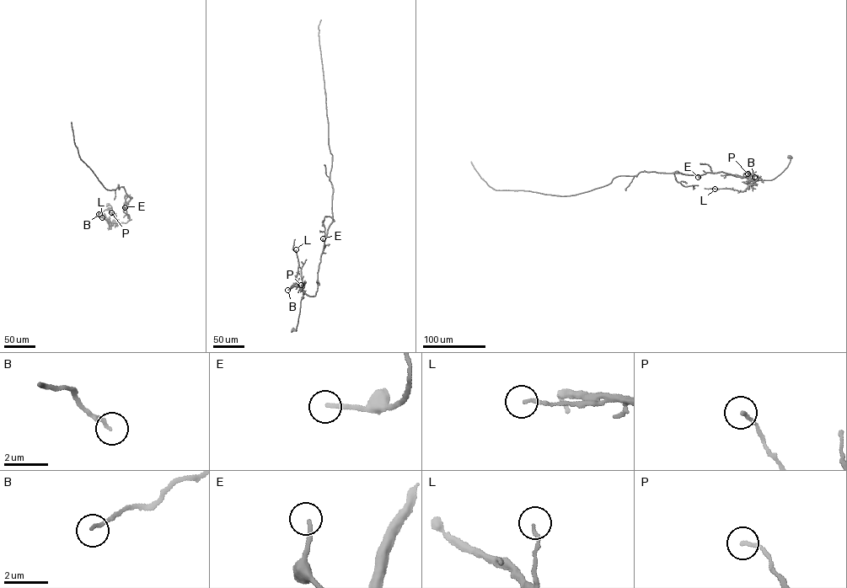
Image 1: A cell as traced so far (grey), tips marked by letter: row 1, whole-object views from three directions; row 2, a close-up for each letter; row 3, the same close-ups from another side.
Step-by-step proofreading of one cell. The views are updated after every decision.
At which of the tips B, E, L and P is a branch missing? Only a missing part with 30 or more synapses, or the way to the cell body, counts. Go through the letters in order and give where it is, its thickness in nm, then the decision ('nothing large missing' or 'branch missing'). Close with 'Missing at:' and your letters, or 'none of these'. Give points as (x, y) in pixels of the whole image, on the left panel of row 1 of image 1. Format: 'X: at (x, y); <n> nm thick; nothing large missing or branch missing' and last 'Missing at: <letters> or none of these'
B: at (99, 214); 160 nm thick; nothing large missing
E: at (125, 207); 180 nm thick; branch missing
L: at (102, 217); 120 nm thick; nothing large missing
P: at (111, 212); 140 nm thick; nothing large missing
Missing at: E

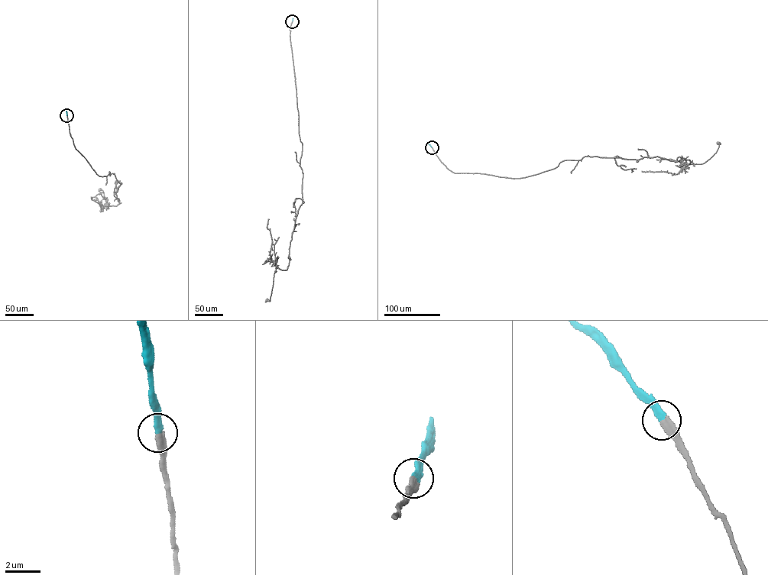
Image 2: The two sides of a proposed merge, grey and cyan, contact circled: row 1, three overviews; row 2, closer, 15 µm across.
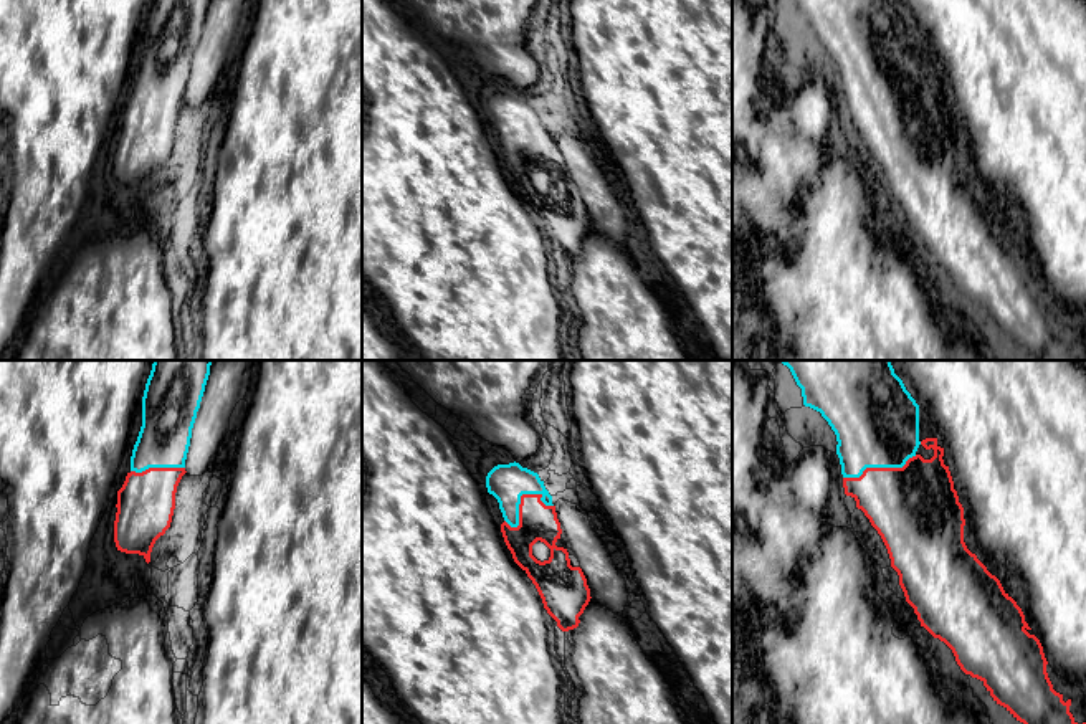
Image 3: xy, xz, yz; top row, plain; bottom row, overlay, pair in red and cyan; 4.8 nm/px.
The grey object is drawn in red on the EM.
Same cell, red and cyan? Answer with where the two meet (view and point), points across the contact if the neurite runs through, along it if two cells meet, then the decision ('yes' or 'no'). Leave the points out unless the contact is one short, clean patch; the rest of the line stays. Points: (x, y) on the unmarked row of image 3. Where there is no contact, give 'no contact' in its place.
xz (521, 129) | across xz (538, 151), (521, 129), (506, 113) | yes

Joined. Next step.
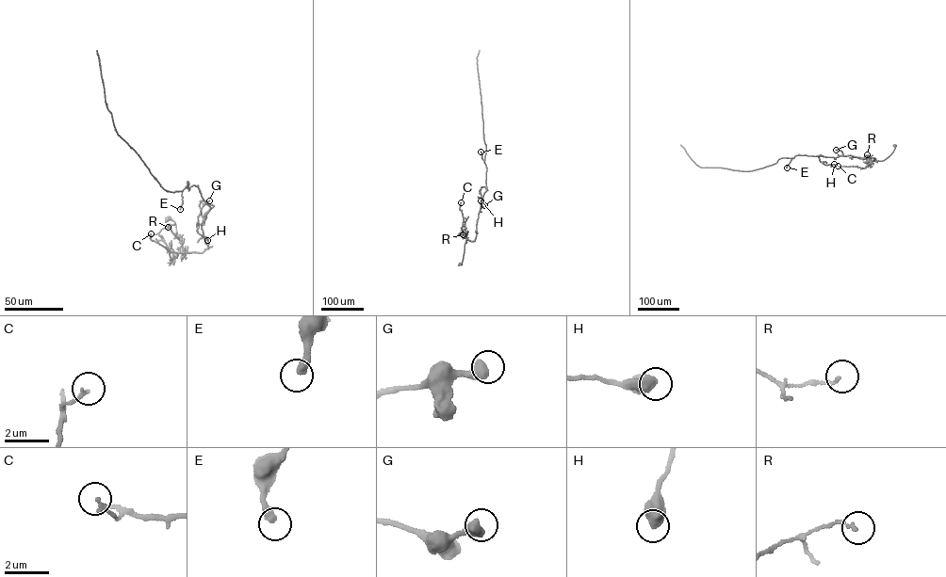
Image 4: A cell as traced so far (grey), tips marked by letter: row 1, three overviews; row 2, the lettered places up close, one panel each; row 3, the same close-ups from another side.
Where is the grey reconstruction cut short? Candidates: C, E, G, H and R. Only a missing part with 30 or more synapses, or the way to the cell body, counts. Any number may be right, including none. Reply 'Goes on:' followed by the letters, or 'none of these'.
Goes on: none of these

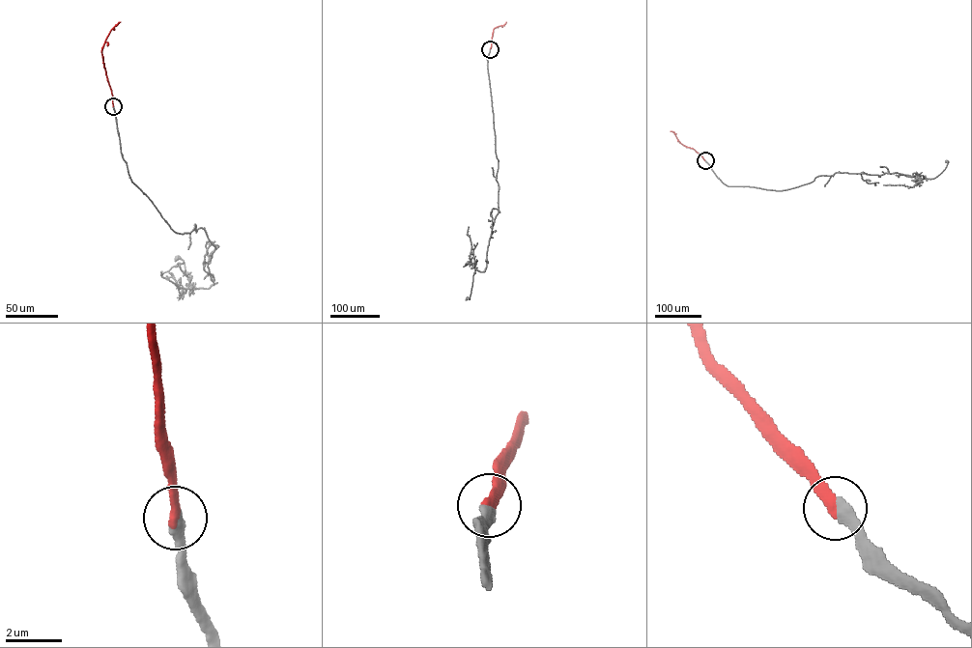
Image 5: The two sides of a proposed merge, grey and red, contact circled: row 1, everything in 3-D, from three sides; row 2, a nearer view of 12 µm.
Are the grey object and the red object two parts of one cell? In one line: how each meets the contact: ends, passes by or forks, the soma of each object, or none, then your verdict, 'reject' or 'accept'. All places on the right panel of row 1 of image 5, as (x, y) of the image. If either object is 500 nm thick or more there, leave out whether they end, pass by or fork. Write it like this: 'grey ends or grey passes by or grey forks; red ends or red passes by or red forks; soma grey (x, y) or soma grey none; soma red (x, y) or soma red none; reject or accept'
grey ends; red ends; soma grey (947, 161); soma red none; accept

